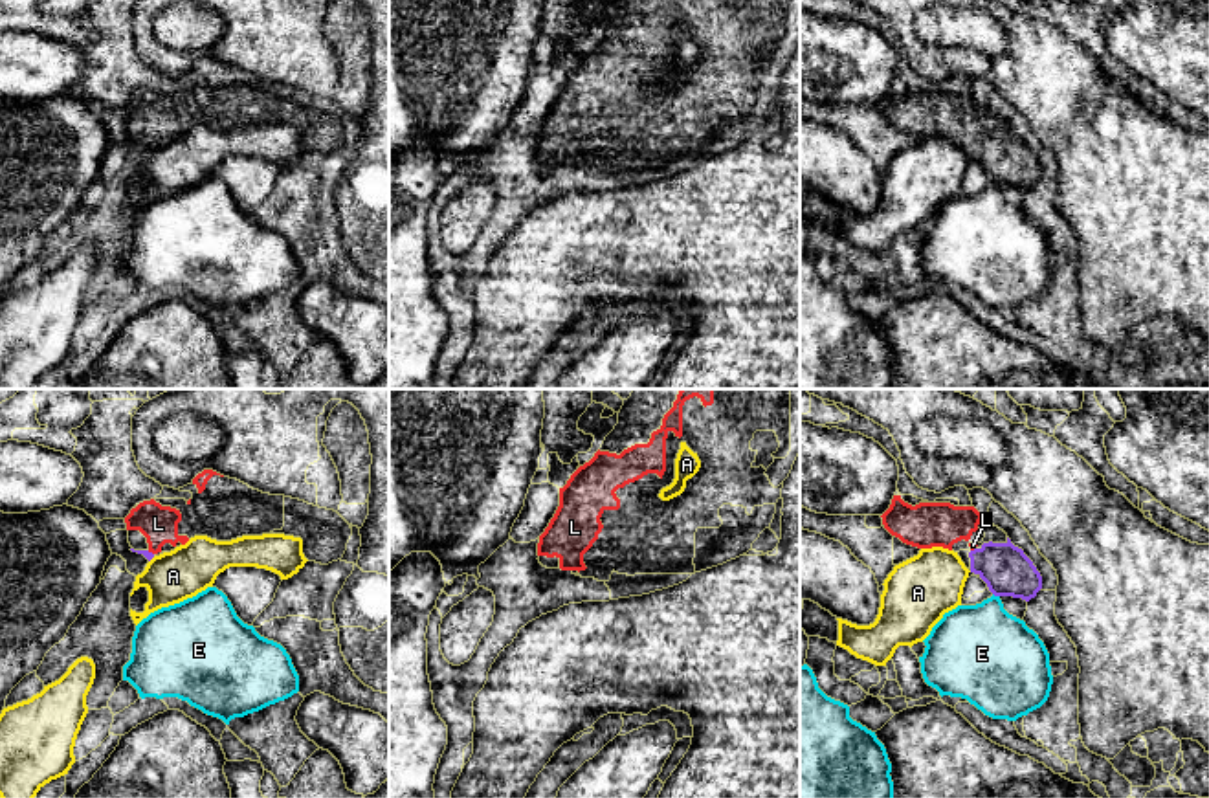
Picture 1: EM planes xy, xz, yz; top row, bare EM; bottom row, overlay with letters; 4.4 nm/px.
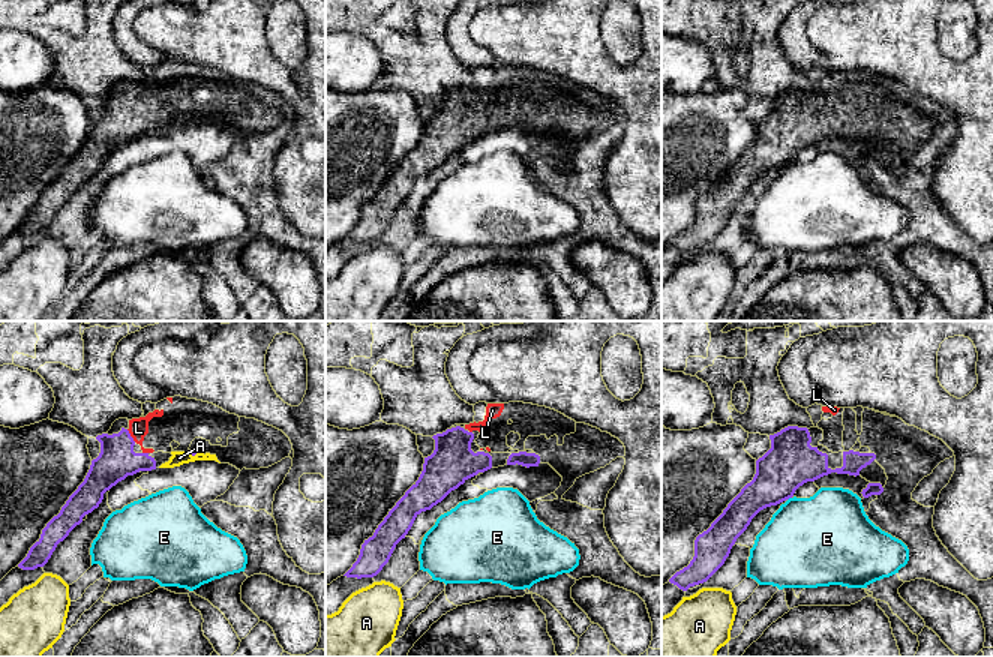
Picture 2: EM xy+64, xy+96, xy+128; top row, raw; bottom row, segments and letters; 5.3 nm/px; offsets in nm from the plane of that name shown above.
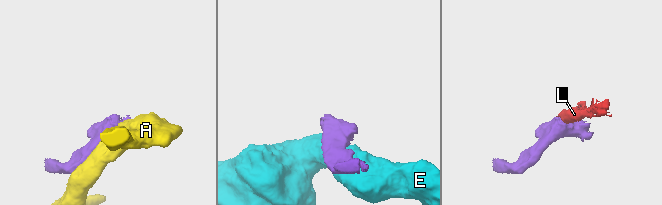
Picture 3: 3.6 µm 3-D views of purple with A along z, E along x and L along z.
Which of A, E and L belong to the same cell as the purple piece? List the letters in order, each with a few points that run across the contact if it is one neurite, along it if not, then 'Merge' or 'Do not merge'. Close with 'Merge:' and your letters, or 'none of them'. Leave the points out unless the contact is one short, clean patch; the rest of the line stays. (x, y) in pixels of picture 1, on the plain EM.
A: Line: xy (155, 145), (149, 151). Do not merge
E: Do not merge
L: Line: xy (147, 144), (151, 142), (158, 112). Merge
Merge: L

